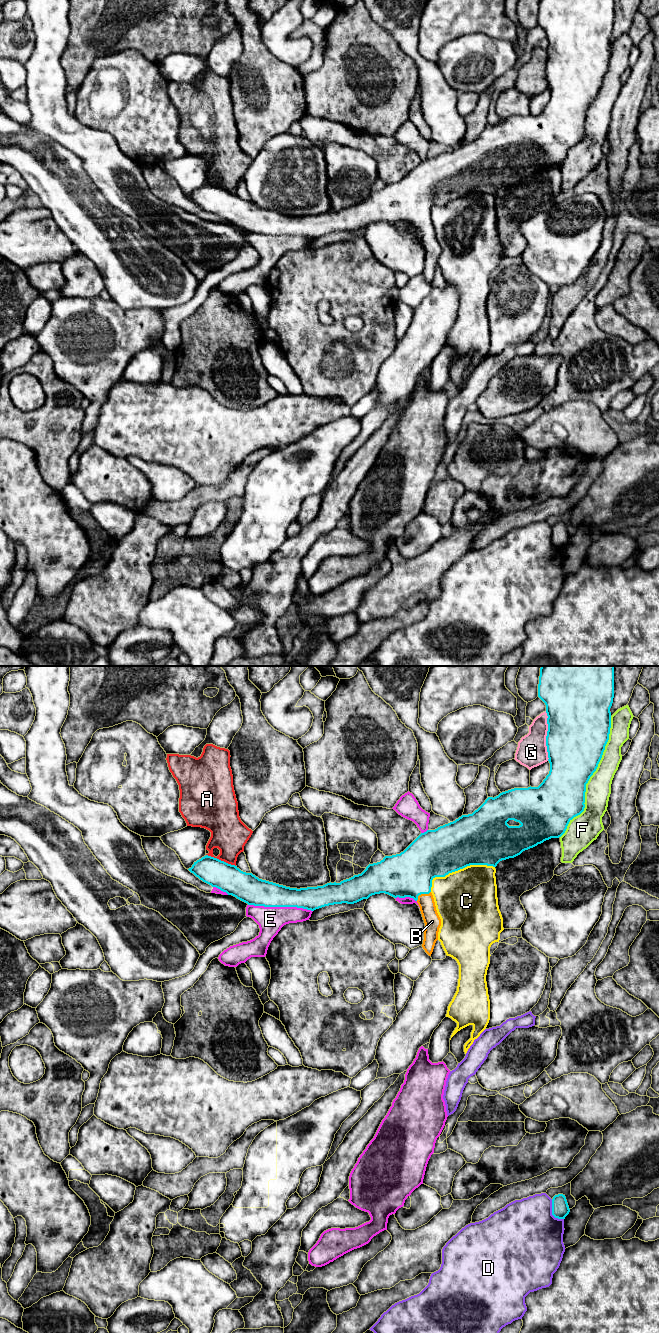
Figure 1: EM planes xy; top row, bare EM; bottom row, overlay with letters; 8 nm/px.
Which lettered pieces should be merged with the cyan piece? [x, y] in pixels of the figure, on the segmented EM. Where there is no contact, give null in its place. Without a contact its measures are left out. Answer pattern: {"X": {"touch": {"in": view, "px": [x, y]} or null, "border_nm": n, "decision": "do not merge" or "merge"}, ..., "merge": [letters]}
{"A": {"touch": {"in": "xy", "px": [220, 860]}, "border_nm": 260, "decision": "do not merge"}, "B": {"touch": {"in": "xy", "px": [422, 893]}, "border_nm": 140, "decision": "merge"}, "C": {"touch": {"in": "xy", "px": [457, 870]}, "border_nm": 550, "decision": "do not merge"}, "D": {"touch": {"in": "xy", "px": [552, 1212]}, "border_nm": 190, "decision": "do not merge"}, "E": {"touch": {"in": "xy", "px": [280, 906]}, "border_nm": 500, "decision": "do not merge"}, "F": {"touch": {"in": "xy", "px": [589, 778]}, "border_nm": 1050, "decision": "do not merge"}, "G": {"touch": {"in": "xy", "px": [546, 736]}, "border_nm": 400, "decision": "do not merge"}, "merge": ["B"]}

